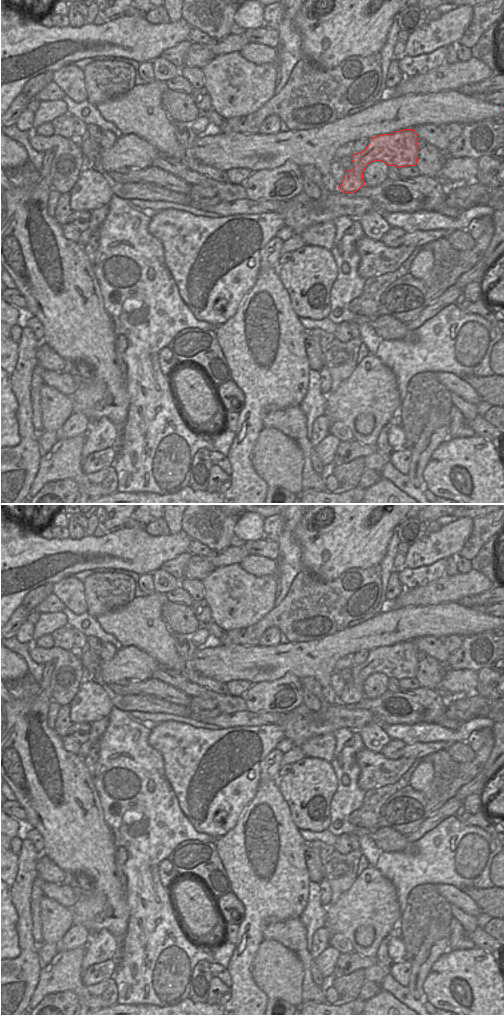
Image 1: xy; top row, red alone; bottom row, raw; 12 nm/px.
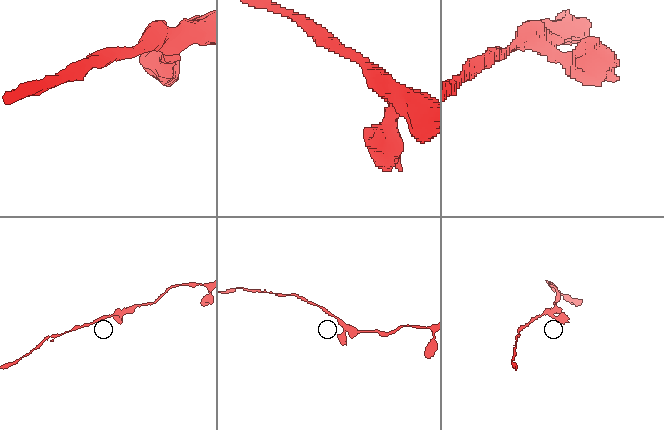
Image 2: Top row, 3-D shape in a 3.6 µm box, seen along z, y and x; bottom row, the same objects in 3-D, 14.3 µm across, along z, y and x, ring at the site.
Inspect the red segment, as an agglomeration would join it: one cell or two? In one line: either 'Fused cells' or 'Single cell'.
Single cell.

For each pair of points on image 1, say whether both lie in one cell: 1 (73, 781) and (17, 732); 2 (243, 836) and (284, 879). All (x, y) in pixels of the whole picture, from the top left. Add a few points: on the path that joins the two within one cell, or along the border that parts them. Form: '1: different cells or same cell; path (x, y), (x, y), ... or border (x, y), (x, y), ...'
1: same cell; path (51, 791), (46, 792), (38, 783), (28, 754)
2: same cell; path (246, 853), (256, 875), (260, 879), (267, 879)

